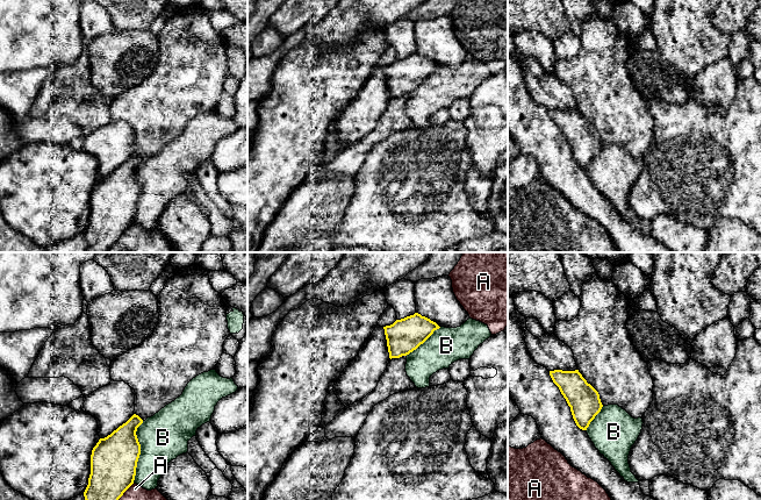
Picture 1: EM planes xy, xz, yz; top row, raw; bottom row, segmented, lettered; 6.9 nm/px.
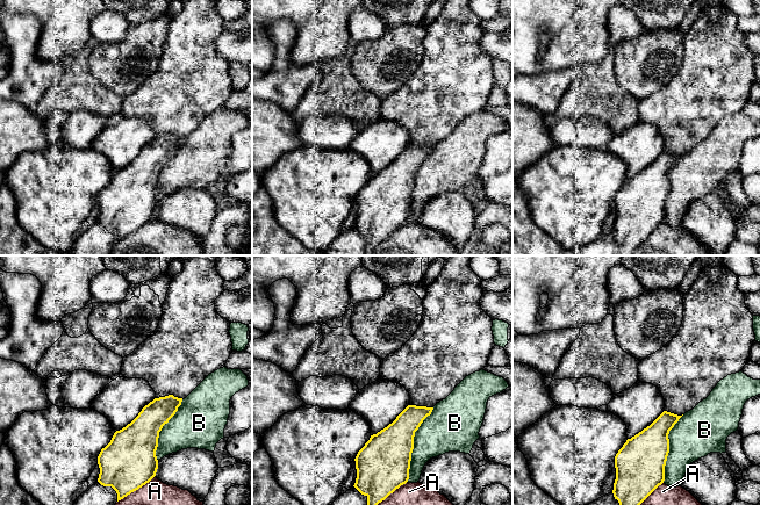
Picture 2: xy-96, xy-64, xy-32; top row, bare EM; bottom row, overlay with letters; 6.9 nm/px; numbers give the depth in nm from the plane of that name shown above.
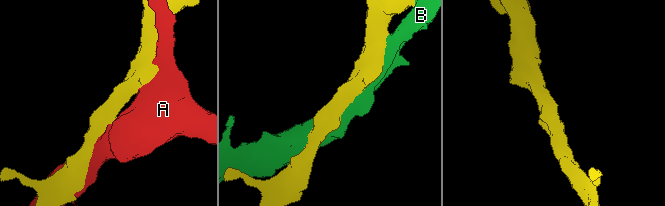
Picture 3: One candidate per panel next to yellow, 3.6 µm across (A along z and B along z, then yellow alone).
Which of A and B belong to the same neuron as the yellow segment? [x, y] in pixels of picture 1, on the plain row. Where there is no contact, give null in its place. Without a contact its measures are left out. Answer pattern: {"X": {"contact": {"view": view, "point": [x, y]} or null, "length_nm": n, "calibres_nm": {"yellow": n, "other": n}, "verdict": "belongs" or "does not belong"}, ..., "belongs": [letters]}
{"A": {"contact": {"view": "xy", "point": [120, 236]}, "length_nm": 280, "calibres_nm": {"yellow": 320, "other": 320}, "verdict": "does not belong"}, "B": {"contact": {"view": "xy", "point": [140, 192]}, "length_nm": 440, "calibres_nm": {"yellow": 320, "other": 320}, "verdict": "does not belong"}, "belongs": []}

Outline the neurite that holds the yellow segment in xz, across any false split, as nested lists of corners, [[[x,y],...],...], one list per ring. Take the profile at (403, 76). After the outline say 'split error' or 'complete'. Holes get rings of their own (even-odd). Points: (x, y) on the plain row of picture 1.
[[[418,52],[383,66],[389,98],[407,95],[423,84],[440,66]]] | complete

